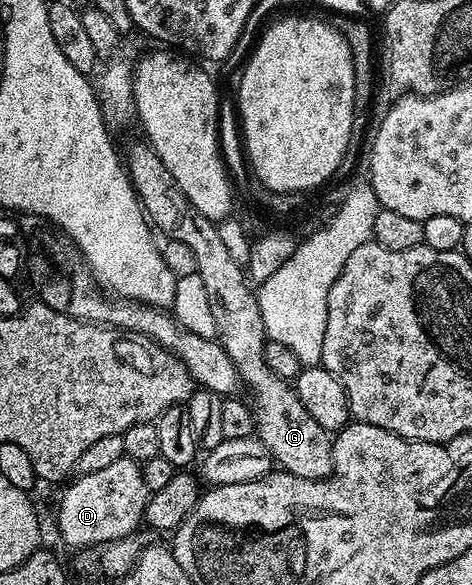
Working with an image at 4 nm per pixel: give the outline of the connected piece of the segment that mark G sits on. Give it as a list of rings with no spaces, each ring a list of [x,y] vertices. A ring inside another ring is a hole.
[[[140,140],[140,142],[133,143],[128,148],[127,154],[125,150],[125,169],[127,175],[131,177],[135,195],[143,205],[143,213],[147,215],[147,221],[160,235],[163,233],[164,239],[181,240],[181,244],[187,245],[192,250],[193,257],[197,259],[197,271],[202,283],[205,284],[205,291],[208,292],[217,340],[223,345],[225,352],[229,352],[229,360],[233,360],[233,364],[237,368],[240,383],[245,390],[247,386],[248,392],[251,393],[249,405],[255,420],[255,434],[263,441],[272,459],[278,465],[279,462],[283,465],[280,467],[286,473],[301,476],[305,480],[321,480],[331,477],[335,468],[331,447],[332,435],[325,428],[321,428],[321,424],[317,424],[317,420],[313,420],[313,416],[309,416],[309,412],[305,412],[305,404],[301,404],[294,385],[284,378],[279,378],[267,367],[263,349],[266,348],[268,337],[261,320],[261,308],[256,291],[253,289],[244,267],[239,266],[237,260],[233,260],[233,256],[229,256],[229,251],[225,249],[225,243],[221,240],[218,225],[210,218],[203,218],[193,208],[193,204],[189,204],[185,192],[181,192],[181,188],[177,188],[177,180],[173,180],[173,175],[163,167],[157,152],[146,141]]]

